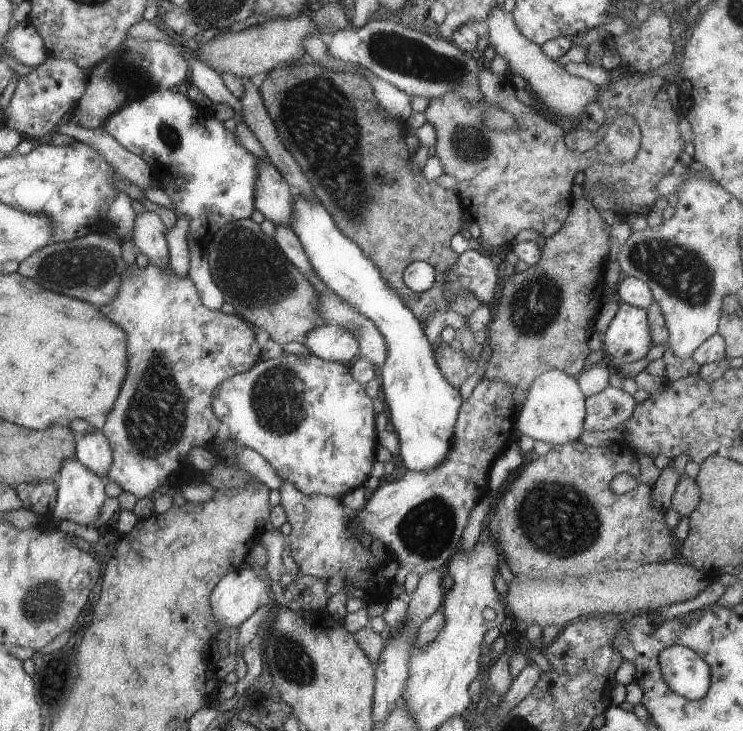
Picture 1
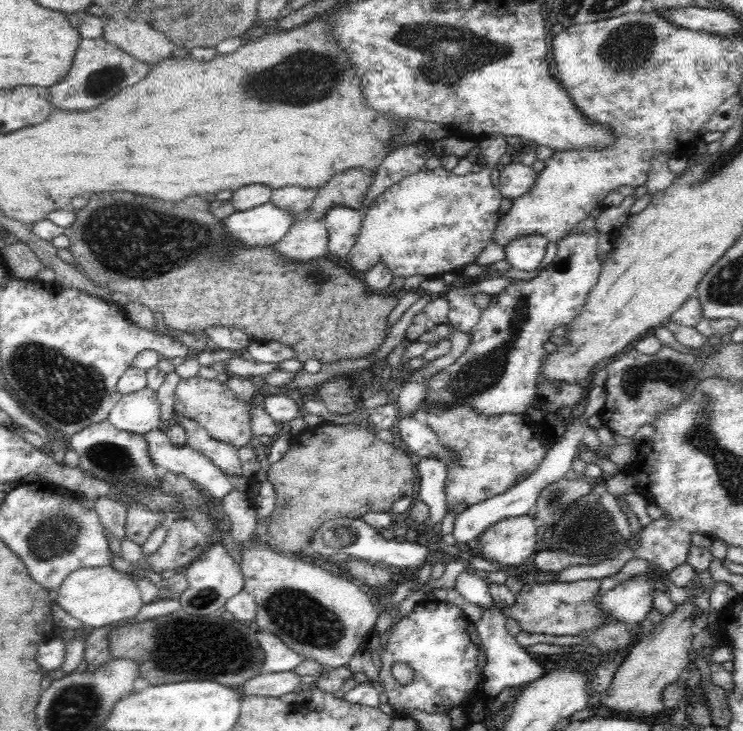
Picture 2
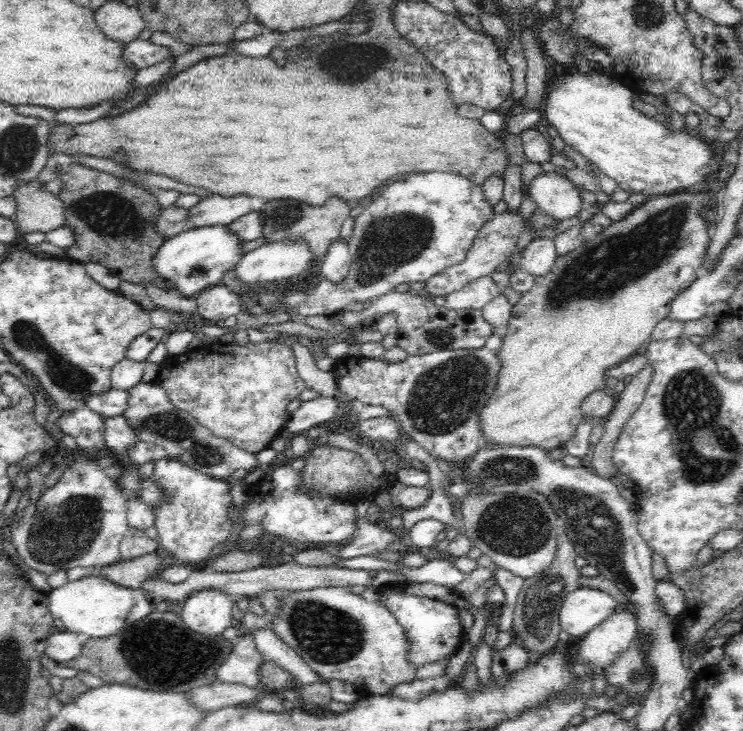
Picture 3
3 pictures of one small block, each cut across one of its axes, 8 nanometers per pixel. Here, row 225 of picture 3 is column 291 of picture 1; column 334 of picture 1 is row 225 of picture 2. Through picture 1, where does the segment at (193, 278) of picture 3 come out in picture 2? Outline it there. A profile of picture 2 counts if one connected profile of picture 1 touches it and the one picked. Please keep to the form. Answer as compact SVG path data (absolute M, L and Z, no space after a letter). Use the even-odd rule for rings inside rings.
M273 202L236 211L222 219L223 228L242 246L268 246L277 243L296 223L296 212L282 210Z

